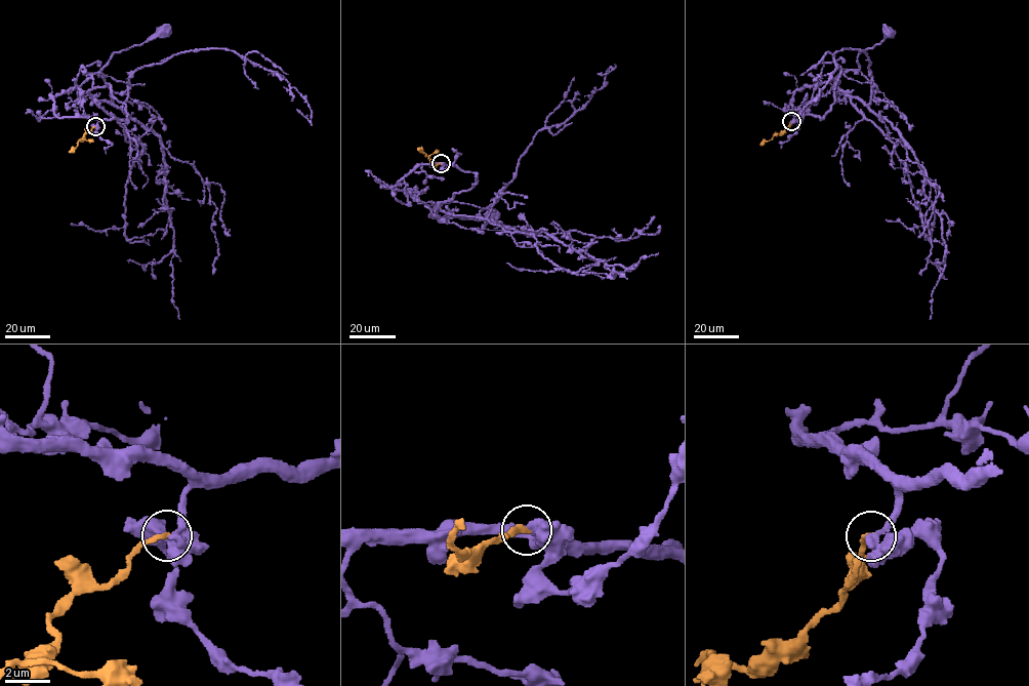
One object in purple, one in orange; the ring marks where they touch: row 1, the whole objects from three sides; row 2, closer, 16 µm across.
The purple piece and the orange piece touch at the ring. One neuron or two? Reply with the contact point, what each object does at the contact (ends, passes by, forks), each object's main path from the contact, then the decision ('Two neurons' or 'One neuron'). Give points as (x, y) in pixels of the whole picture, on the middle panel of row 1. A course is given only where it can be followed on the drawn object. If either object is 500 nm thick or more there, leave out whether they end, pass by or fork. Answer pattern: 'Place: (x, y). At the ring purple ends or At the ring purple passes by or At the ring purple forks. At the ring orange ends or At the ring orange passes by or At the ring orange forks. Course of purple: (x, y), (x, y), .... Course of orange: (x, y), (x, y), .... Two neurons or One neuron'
Place: (441, 163). At the ring purple ends. At the ring orange ends. Course of purple: (440, 163), (419, 164), (396, 188), (424, 202), (445, 222), (448, 214), (463, 219), (492, 216). Course of orange: (440, 163), (434, 165), (418, 148). One neuron

